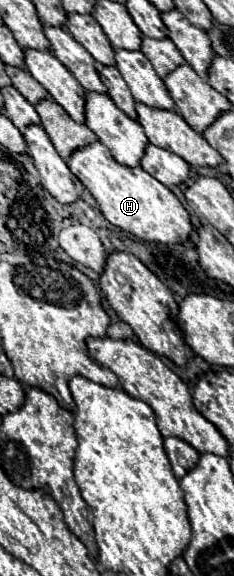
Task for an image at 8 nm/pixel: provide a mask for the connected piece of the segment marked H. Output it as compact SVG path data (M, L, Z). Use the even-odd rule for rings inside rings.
M94 142L86 148L76 150L68 160L68 168L72 168L72 174L96 198L104 218L110 224L122 228L124 232L130 232L144 242L182 244L190 238L192 222L182 202L140 166L128 168L124 164L118 164L104 144Z

